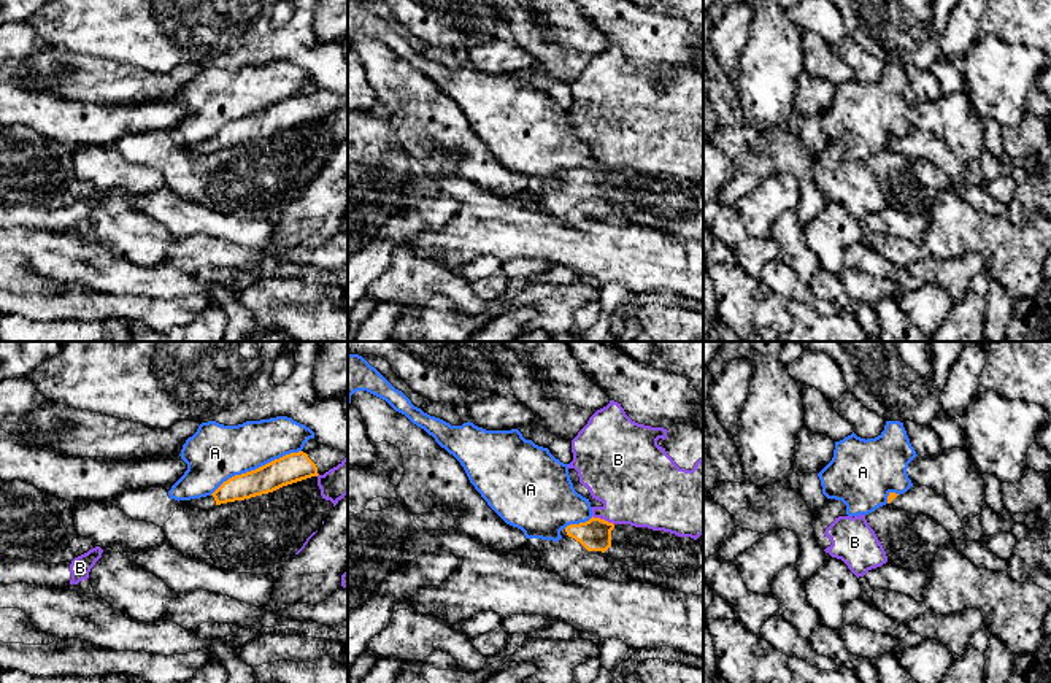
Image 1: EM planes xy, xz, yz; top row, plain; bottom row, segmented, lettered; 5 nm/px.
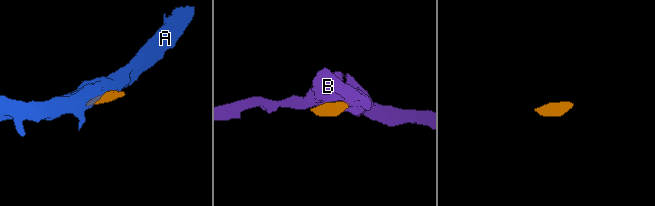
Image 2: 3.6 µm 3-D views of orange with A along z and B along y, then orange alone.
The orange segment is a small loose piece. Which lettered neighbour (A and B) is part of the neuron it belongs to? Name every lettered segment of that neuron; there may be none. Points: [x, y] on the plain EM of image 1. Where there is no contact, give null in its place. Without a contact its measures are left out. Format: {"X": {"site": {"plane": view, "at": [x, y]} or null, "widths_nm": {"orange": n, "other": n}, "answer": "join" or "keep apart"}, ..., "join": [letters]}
{"A": {"site": {"plane": "xy", "at": [256, 113]}, "widths_nm": {"orange": 150, "other": 300}, "answer": "keep apart"}, "B": {"site": {"plane": "xz", "at": [604, 164]}, "widths_nm": {"orange": 160, "other": 420}, "answer": "keep apart"}, "join": []}

